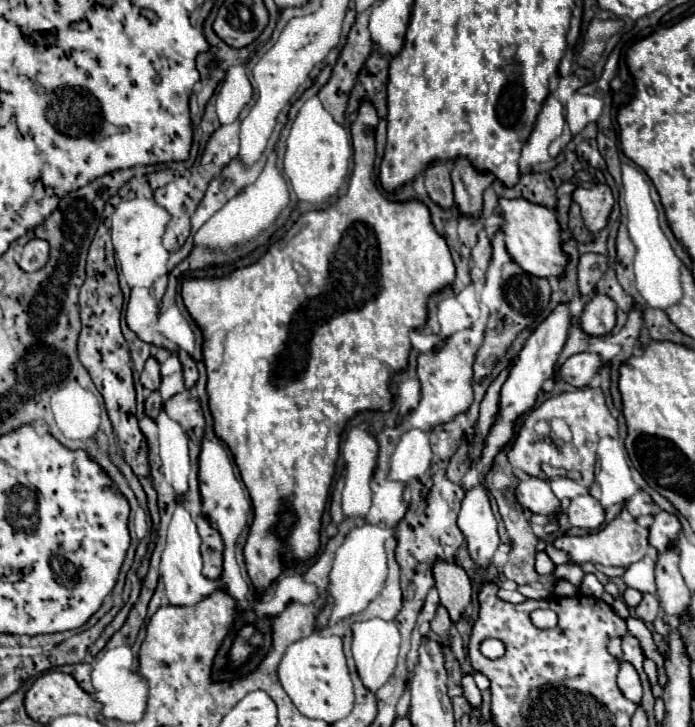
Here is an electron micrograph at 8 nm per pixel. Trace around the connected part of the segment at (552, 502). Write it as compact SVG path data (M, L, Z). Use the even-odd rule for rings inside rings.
M530 477L526 481L520 481L516 489L516 497L522 507L530 509L532 513L546 515L546 517L560 517L560 501L552 493L550 483L538 477Z

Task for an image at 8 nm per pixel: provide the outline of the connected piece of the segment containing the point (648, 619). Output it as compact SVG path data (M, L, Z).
M646 593L642 597L642 601L640 601L640 605L634 611L636 611L638 619L642 619L644 623L652 623L656 619L656 615L658 615L658 599L654 595Z

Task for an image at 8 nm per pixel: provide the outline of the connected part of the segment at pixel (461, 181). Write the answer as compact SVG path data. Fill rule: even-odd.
M456 159L452 169L454 183L454 203L462 215L480 217L482 215L482 193L494 183L494 175L480 175L466 159Z

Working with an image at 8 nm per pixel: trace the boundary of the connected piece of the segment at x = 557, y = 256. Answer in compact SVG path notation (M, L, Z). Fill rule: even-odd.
M500 199L500 209L504 211L504 235L506 235L506 247L512 259L530 275L534 277L562 277L568 265L568 255L562 251L562 239L560 239L560 225L556 221L556 213L534 205L526 199Z

